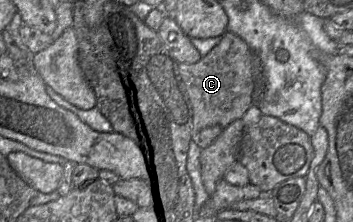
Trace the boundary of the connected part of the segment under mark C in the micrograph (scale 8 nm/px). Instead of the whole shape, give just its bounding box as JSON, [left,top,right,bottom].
[179,31,255,149]

